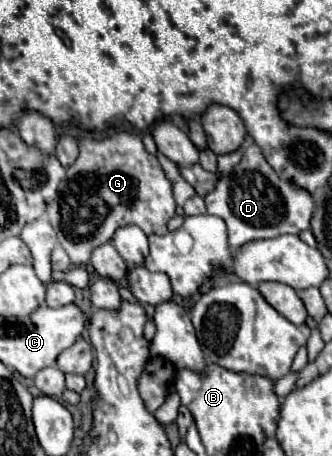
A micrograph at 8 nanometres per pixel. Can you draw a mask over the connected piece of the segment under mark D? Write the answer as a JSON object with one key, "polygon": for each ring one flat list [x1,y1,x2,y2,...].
{"polygon":[[249,144,241,162,233,172,221,178,213,192,205,196,207,212,219,216,227,224,229,248,235,252,245,242,275,238,281,234,301,234,309,228,313,216,313,198,307,190,299,190,289,182,279,180,275,170,263,158,263,152,257,144]]}

